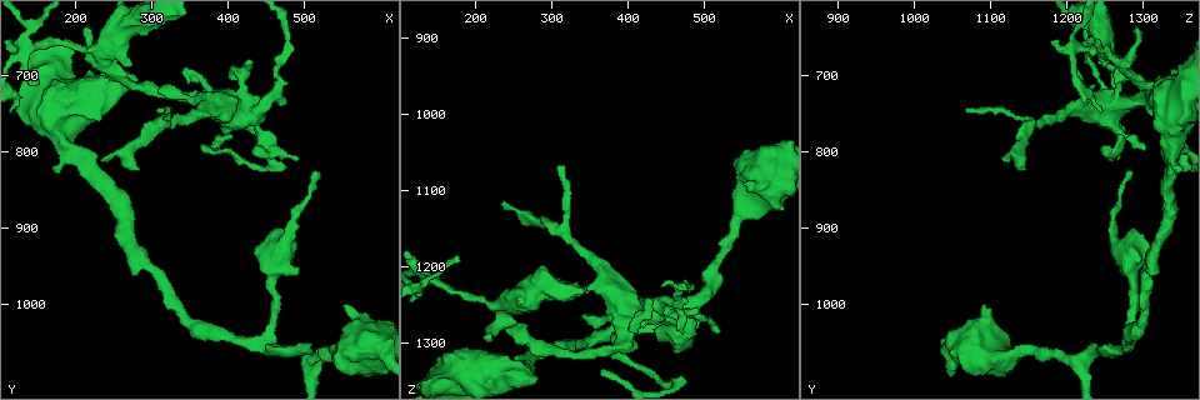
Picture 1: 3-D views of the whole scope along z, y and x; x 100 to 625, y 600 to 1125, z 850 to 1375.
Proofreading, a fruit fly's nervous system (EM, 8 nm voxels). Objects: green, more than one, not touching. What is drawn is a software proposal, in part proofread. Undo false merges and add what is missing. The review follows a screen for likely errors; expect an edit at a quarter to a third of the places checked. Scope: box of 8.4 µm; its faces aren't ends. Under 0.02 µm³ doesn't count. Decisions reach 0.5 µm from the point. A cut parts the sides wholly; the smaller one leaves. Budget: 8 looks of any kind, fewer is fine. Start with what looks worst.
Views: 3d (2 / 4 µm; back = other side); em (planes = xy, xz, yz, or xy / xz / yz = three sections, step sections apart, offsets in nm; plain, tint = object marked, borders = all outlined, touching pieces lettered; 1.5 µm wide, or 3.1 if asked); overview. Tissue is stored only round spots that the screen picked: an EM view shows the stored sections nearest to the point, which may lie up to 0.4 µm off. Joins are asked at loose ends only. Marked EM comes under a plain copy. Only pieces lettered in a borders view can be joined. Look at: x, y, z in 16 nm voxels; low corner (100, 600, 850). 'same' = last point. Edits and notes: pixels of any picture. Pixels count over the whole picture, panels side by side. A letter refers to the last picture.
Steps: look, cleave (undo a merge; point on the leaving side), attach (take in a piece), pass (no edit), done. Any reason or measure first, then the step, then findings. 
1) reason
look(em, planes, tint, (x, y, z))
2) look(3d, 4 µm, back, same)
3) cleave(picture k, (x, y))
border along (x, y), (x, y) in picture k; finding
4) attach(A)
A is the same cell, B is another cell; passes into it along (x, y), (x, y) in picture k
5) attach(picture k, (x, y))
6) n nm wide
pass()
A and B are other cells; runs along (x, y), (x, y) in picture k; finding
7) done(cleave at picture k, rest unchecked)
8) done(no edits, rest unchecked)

free end
look(em, planes, borders, (470, 740, 1290))

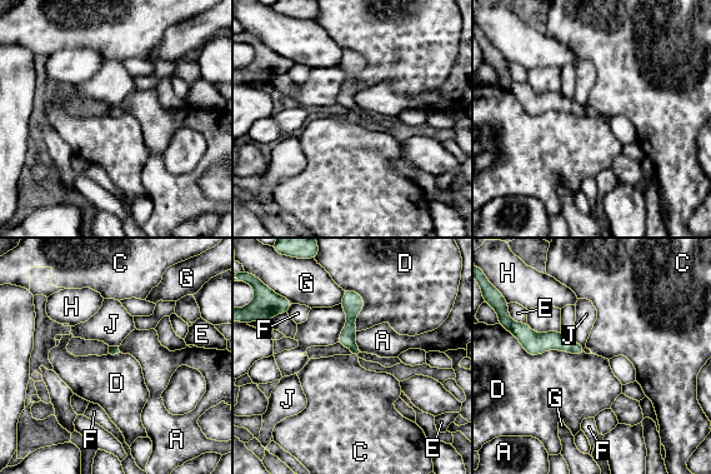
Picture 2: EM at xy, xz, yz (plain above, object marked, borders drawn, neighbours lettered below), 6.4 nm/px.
pass()
A, C, D, E, F, G, H and J are other cells; border along (511, 333), (531, 355), (585, 354) in picture 2; none of them fits

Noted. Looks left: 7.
branch stops here
look(em, xz, step 8, borders, (550, 1000, 1090))

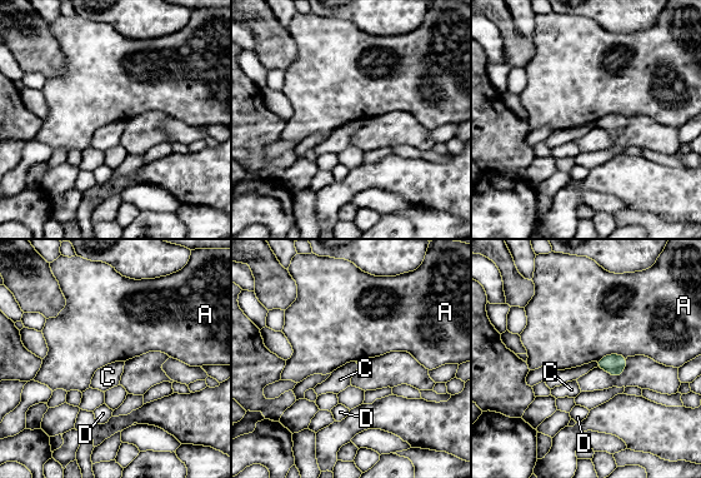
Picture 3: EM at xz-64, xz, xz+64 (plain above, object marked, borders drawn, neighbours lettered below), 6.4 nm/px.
pass()
A, C and D are other cells; border along (626, 357), (607, 354), (596, 362) in picture 3; no lettered piece goes on from it

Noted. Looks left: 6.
looks like a crossing
look(em, planes, borders, (135, 665, 1215))

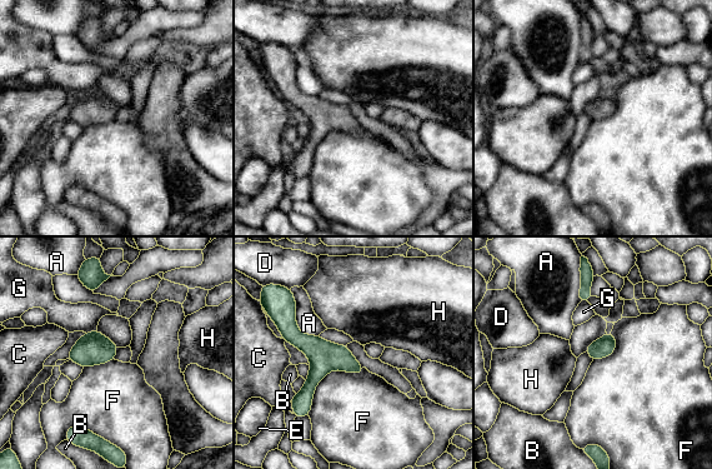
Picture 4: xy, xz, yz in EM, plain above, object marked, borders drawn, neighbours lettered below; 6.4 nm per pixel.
pass()
A, B, C, D, E, F, G and H are other cells; runs along (287, 293), (287, 327), (315, 354), (300, 414) in picture 4; all the same cell

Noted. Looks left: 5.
done(no edits, rest unchecked)

